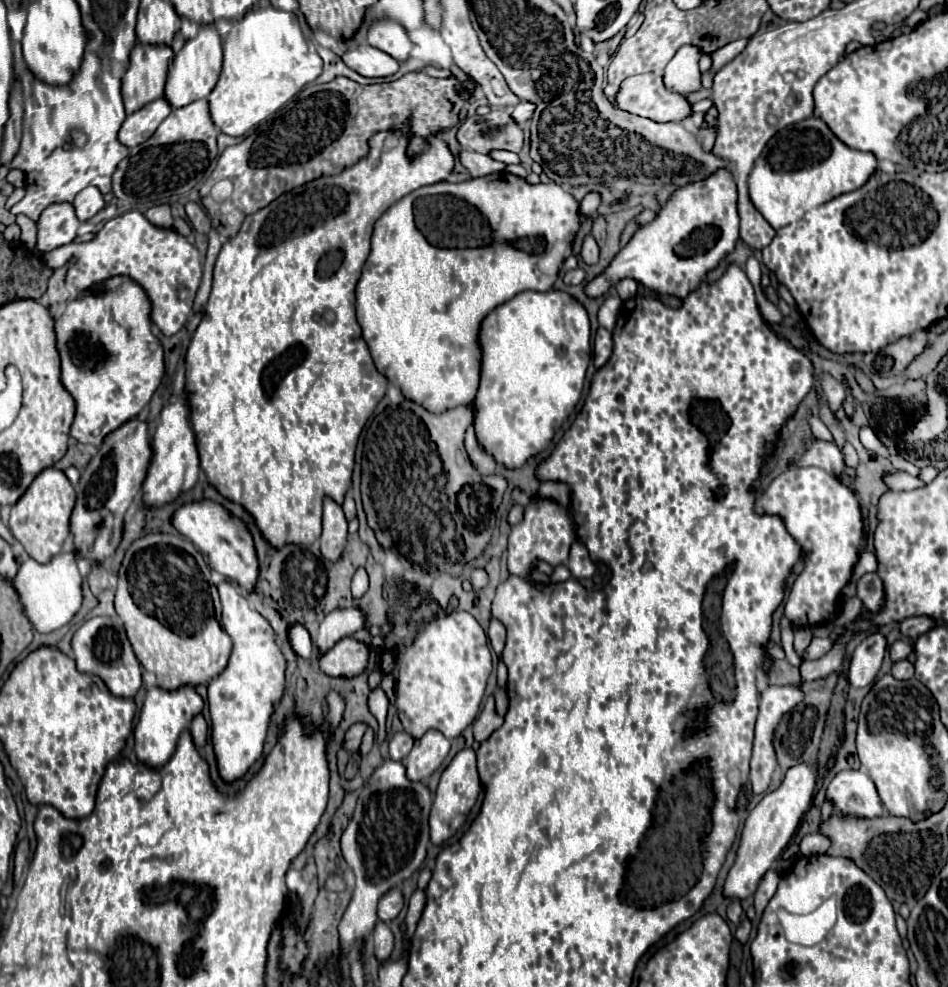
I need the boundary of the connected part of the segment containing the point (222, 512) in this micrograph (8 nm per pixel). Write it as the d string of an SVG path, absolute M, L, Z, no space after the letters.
M201 499L201 501L191 501L191 503L181 505L171 515L171 523L181 535L189 537L189 541L197 545L197 549L207 557L207 563L213 571L237 583L237 587L243 593L255 591L257 581L259 581L259 559L255 553L253 535L241 519L233 517L221 503L211 501L211 499Z

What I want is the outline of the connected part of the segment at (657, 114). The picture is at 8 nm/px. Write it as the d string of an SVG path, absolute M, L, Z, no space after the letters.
M659 73L627 77L621 83L613 105L621 111L641 115L657 123L679 123L691 115L687 99L679 93L669 91L663 85L663 75Z

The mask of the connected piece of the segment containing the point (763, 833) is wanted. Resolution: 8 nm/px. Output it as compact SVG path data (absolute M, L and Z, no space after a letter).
M795 765L785 773L779 789L773 793L767 793L761 799L761 803L749 813L741 833L741 843L737 849L735 863L729 869L729 875L725 879L725 887L723 887L725 897L747 899L755 895L759 881L763 879L763 875L769 871L773 861L781 855L781 851L787 847L787 843L795 835L799 821L803 817L803 811L807 811L811 805L813 789L815 789L815 771L809 765Z

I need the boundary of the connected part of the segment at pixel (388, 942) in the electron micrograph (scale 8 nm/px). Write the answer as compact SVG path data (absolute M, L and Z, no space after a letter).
M377 921L373 929L373 945L375 945L375 957L379 963L387 961L393 951L393 933L383 921Z

